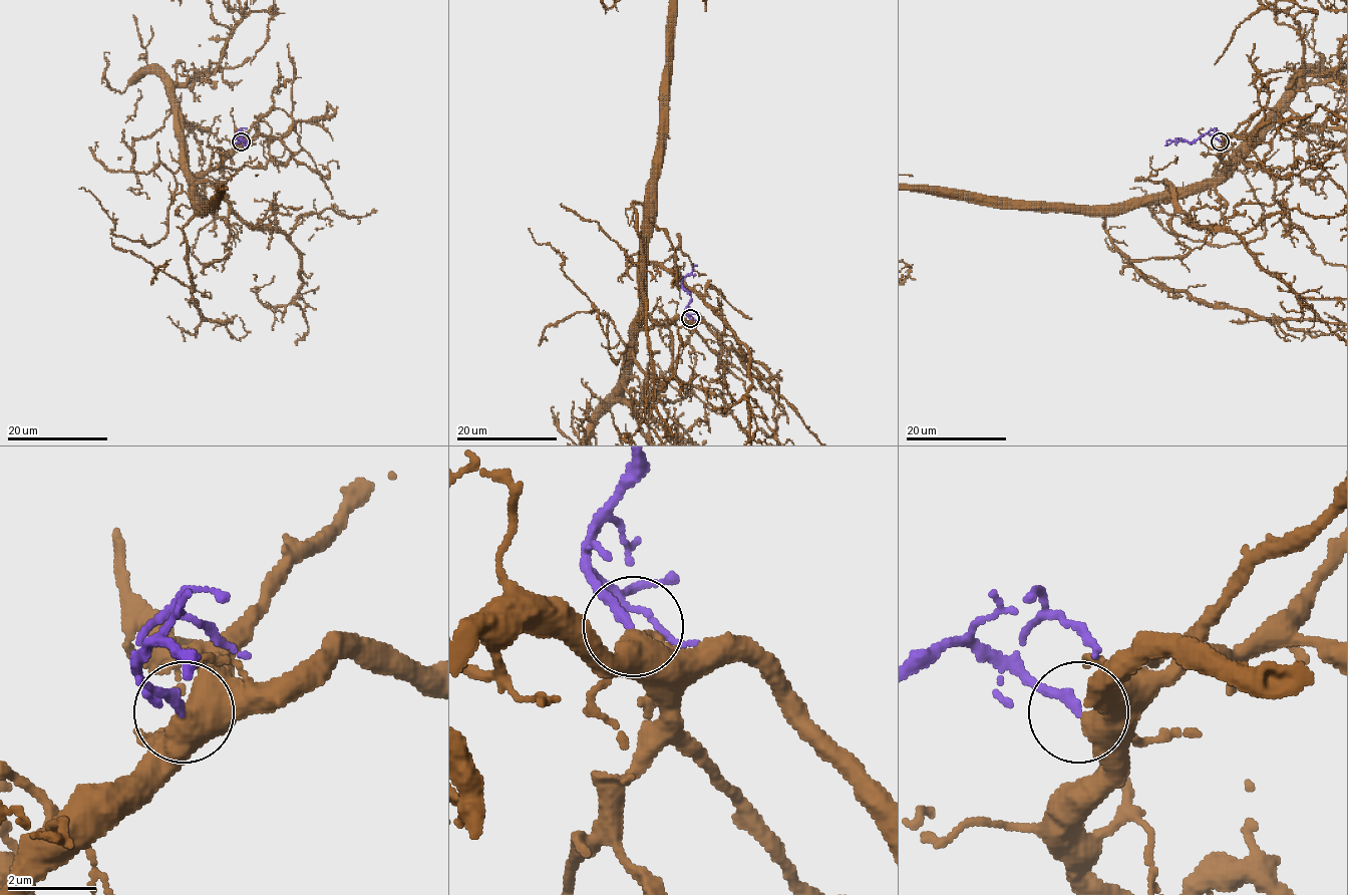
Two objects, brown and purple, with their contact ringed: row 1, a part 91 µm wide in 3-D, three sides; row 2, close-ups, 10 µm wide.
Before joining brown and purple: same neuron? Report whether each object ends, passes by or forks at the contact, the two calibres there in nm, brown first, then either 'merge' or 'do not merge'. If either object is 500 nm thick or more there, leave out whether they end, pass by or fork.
650 nm thick on the brown side, 240 nm on the other; merge

